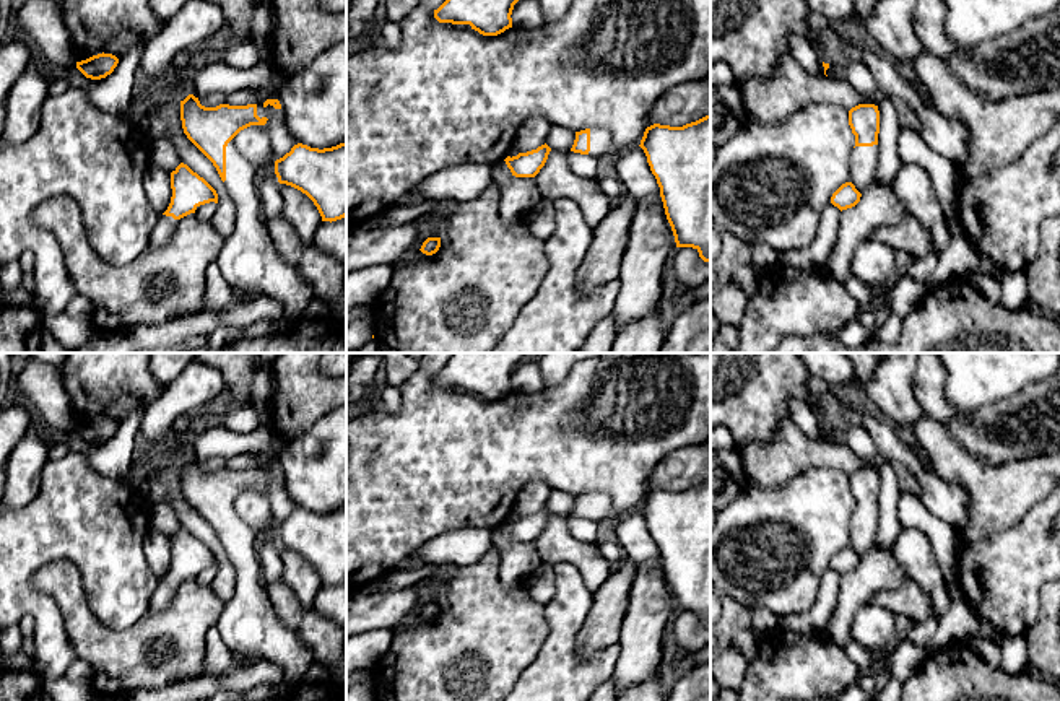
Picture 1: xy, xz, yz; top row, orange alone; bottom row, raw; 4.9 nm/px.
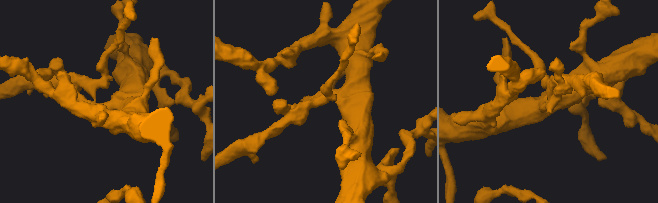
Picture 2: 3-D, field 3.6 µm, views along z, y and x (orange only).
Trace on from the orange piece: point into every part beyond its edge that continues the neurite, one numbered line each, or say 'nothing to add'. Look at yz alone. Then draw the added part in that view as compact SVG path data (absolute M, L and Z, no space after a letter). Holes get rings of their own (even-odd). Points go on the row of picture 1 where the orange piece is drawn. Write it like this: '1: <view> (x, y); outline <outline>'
1: yz (864, 160); outline M880 145L855 146L850 156L850 179L855 189L862 194L867 187L876 184L876 164L878 164Z

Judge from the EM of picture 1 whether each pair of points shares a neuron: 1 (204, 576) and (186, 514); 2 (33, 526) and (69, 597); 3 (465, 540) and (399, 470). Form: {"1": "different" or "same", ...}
{"1": "different", "2": "different", "3": "different"}

